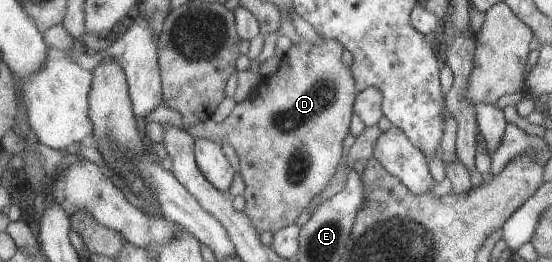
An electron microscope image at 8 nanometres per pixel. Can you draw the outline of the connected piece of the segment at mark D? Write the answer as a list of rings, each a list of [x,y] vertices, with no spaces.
[[[320,37],[320,41],[316,43],[301,39],[298,45],[293,45],[284,55],[278,70],[269,78],[262,78],[261,82],[253,89],[248,98],[238,103],[221,123],[215,123],[213,119],[207,119],[207,121],[188,129],[189,134],[196,141],[201,138],[217,141],[221,144],[229,143],[233,145],[241,161],[240,175],[246,182],[246,191],[244,193],[246,209],[244,213],[253,221],[257,231],[260,233],[271,231],[271,233],[275,234],[280,230],[284,230],[284,228],[289,225],[296,224],[297,219],[304,214],[309,205],[328,188],[332,179],[336,176],[337,171],[340,169],[341,163],[344,162],[346,150],[343,148],[343,141],[345,141],[345,137],[347,137],[349,133],[351,134],[352,131],[353,115],[356,115],[354,106],[358,92],[356,89],[356,80],[355,77],[353,77],[350,67],[343,63],[343,53],[345,53],[345,47],[335,39],[324,39]]]

